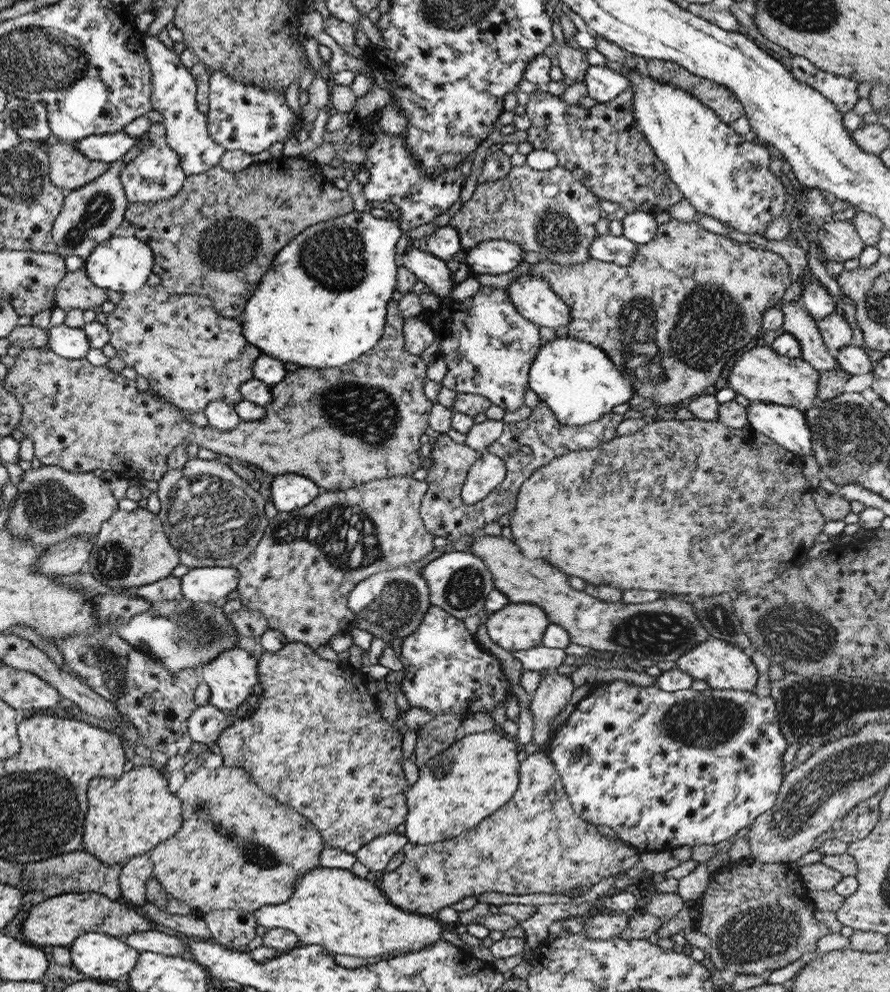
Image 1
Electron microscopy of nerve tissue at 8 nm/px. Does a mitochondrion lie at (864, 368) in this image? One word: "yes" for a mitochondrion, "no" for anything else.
no

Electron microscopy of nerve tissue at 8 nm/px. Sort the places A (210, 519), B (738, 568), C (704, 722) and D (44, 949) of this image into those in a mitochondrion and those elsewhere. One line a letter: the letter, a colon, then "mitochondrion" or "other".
A: mitochondrion
B: other
C: mitochondrion
D: other

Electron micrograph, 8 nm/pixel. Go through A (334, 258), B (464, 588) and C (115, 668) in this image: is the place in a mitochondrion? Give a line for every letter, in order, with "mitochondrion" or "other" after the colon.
A: mitochondrion
B: mitochondrion
C: mitochondrion

